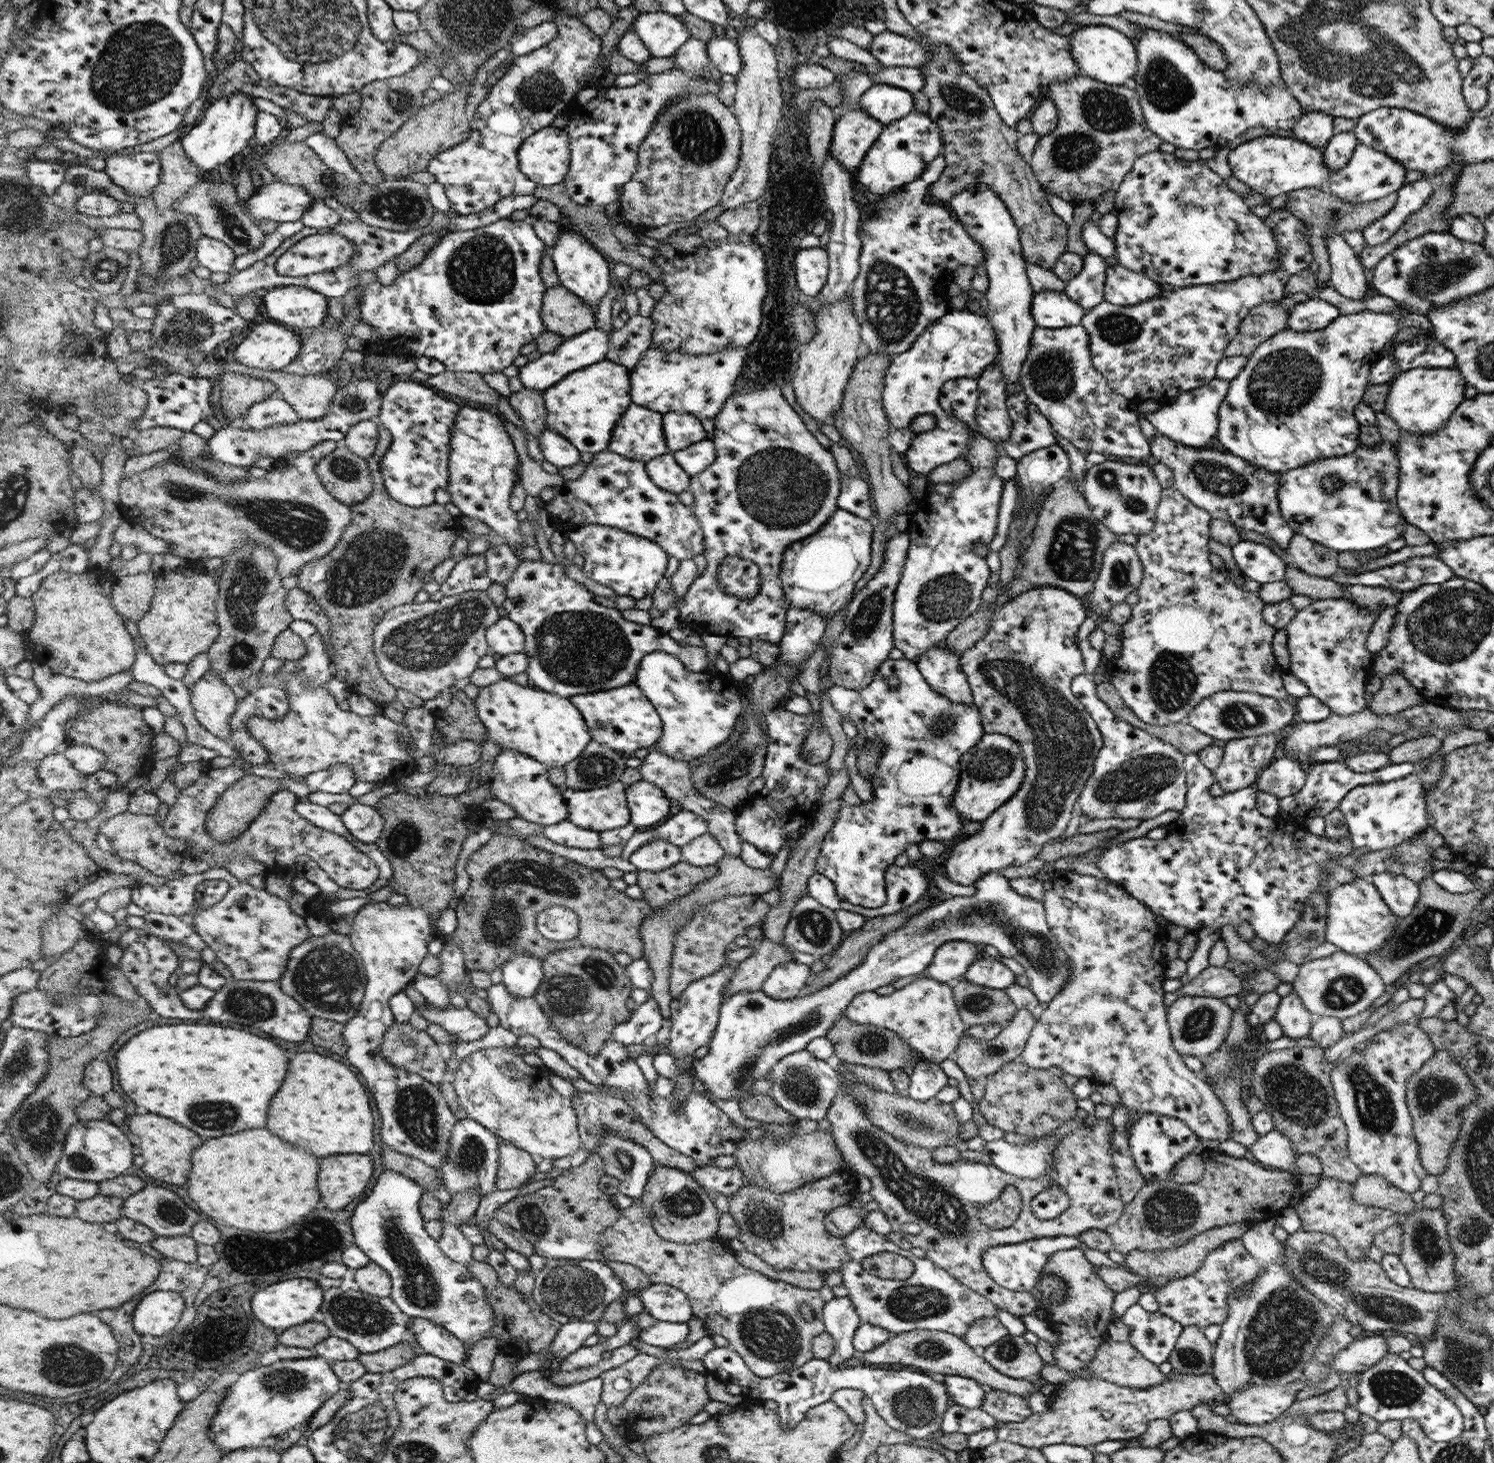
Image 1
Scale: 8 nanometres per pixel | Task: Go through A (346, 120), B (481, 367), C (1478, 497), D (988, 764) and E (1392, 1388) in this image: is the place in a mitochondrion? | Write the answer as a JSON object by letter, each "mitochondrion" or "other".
{"A":"other","B":"other","C":"other","D":"mitochondrion","E":"mitochondrion"}

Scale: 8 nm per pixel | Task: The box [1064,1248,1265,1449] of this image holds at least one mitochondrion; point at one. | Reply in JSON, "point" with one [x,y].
{"point":[1190,1357]}

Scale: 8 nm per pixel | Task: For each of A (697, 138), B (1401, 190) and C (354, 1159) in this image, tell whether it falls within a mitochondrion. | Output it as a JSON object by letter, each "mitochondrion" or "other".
{"A":"mitochondrion","B":"other","C":"other"}

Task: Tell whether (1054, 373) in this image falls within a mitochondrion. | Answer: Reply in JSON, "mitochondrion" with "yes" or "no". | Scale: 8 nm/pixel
{"mitochondrion":"yes"}

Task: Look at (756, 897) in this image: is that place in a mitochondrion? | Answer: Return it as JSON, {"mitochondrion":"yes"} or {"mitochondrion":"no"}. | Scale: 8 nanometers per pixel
{"mitochondrion":"no"}

